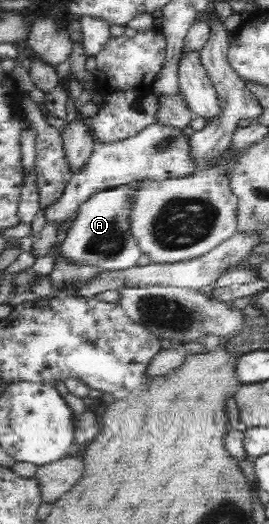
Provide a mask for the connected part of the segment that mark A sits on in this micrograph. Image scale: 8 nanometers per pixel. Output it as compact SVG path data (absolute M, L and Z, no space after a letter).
M137 184L121 185L99 192L80 207L76 223L61 243L60 255L62 259L66 259L68 265L92 265L101 272L137 266L137 260L142 253L129 233L131 206L126 200L127 196L135 191Z

